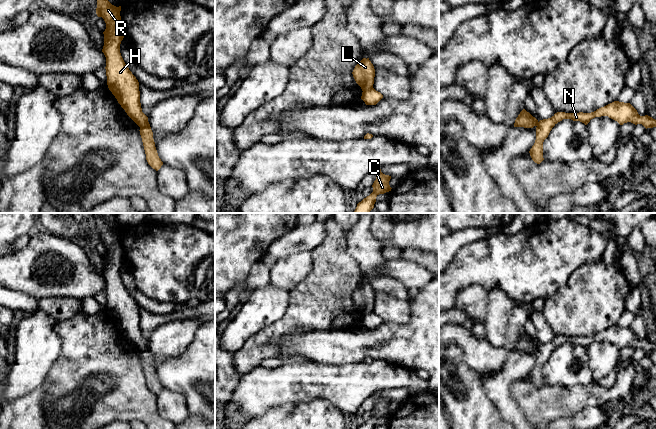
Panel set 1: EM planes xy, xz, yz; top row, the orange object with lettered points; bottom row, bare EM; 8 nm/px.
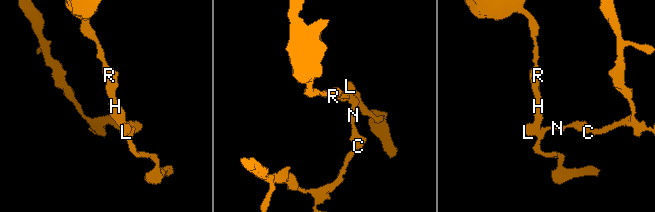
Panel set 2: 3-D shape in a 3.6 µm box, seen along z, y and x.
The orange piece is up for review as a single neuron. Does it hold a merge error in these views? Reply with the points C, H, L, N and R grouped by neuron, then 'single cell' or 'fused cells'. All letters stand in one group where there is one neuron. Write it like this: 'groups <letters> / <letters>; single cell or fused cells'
groups C N / H L R; fused cells

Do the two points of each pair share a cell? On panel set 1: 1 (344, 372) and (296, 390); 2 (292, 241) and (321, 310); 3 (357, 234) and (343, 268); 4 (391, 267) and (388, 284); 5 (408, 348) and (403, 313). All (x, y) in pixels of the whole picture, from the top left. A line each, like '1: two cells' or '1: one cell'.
1: one cell
2: two cells
3: two cells
4: two cells
5: two cells

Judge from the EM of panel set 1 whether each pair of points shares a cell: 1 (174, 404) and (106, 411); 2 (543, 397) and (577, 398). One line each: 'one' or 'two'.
1: two
2: one

